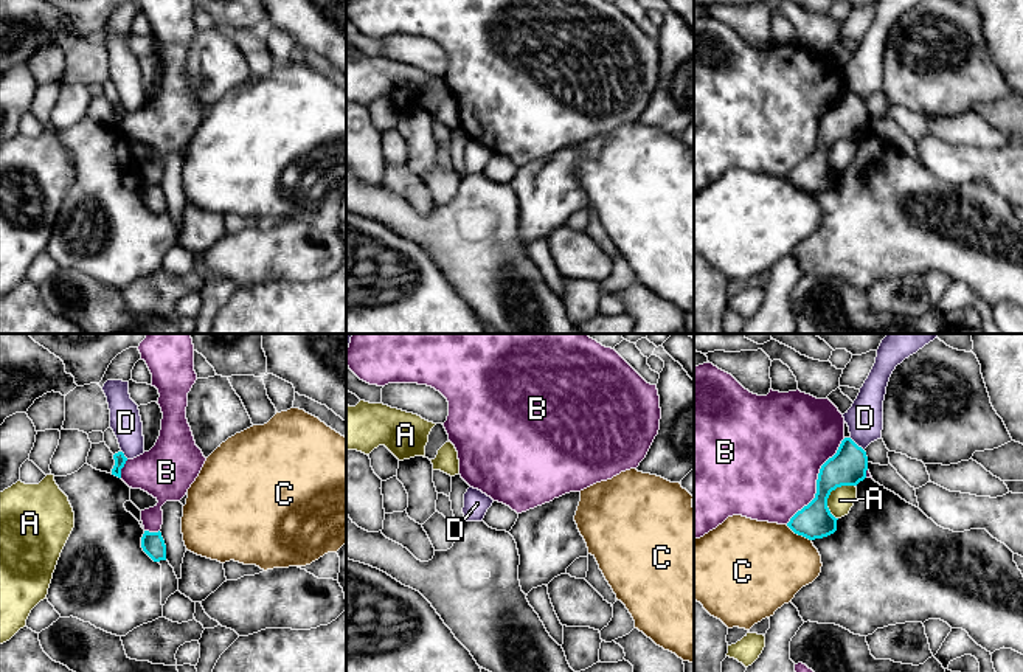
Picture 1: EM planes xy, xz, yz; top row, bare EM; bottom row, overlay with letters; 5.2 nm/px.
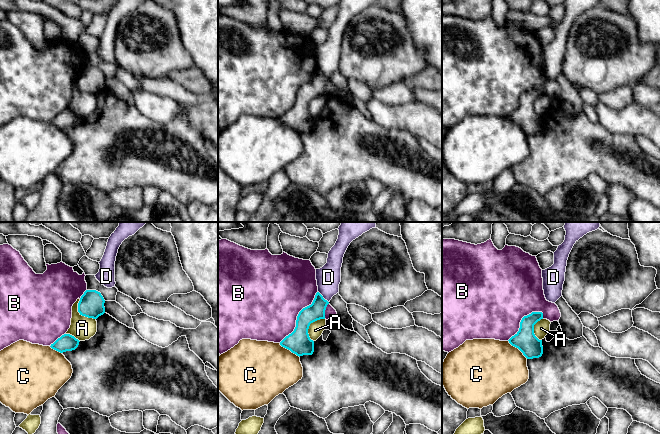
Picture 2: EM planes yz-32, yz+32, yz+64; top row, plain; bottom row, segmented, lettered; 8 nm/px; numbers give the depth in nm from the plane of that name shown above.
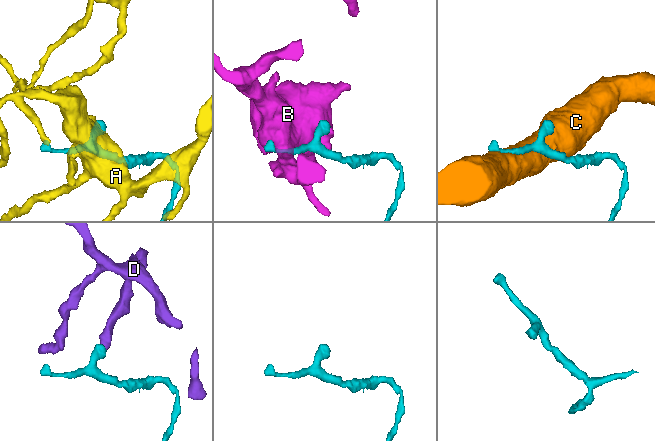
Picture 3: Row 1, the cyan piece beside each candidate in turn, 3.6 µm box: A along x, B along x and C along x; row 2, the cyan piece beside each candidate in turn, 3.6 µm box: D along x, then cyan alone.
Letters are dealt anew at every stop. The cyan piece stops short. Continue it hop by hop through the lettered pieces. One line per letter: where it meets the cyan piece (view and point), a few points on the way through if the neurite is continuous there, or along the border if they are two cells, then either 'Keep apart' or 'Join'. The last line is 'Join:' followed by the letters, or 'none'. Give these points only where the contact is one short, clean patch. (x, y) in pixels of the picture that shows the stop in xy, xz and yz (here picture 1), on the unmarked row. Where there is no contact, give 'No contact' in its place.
A: Touches cyan at yz (829, 146). Keep apart
B: Touches cyan at yz (817, 134). Keep apart
C: Touches cyan at yz (798, 187). Keep apart
D: Touches cyan at yz (856, 96). Boundary: yz (849, 89), (863, 103). Keep apart
Join: none

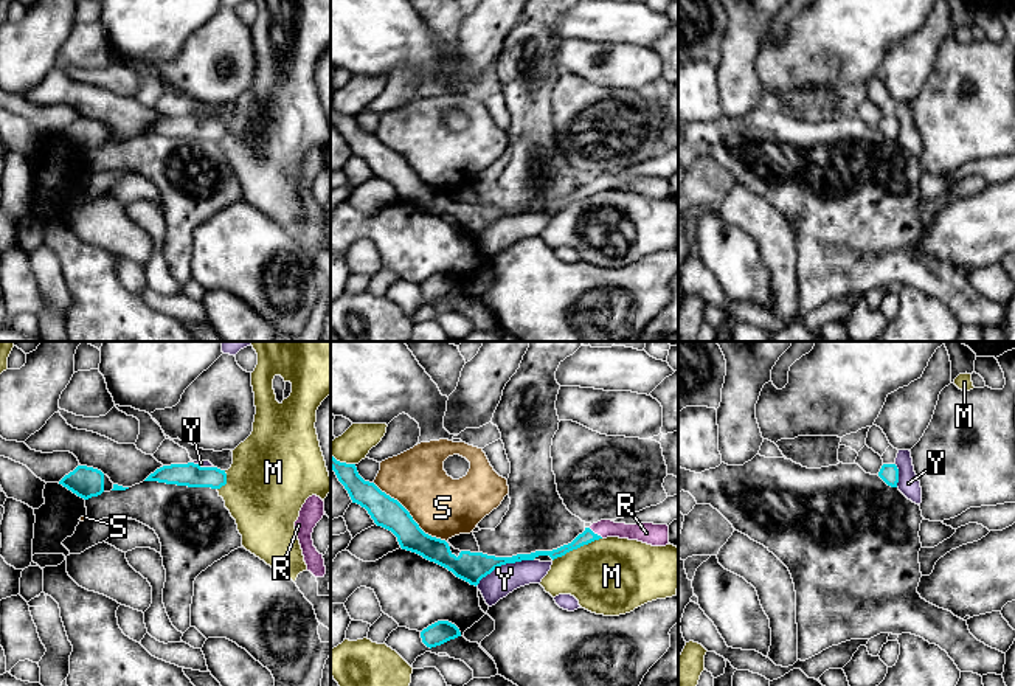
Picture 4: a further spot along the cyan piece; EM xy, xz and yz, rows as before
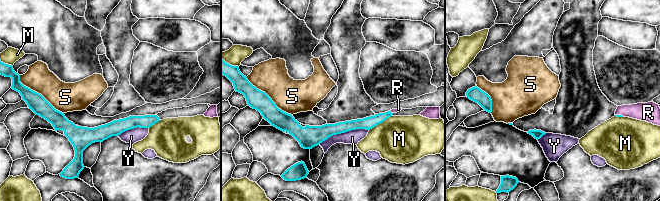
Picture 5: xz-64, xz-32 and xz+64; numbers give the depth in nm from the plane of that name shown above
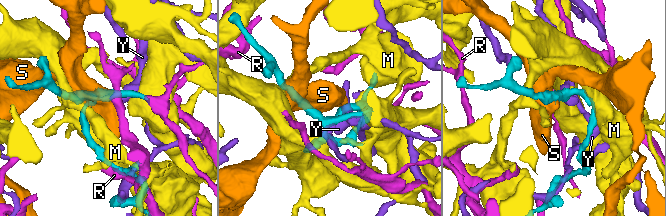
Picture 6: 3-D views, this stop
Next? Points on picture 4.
M: Touches cyan at xz (576, 200). Keep apart
R: Touches cyan at xz (596, 187). Join
S: Touches cyan at xz (410, 168). Keep apart
Y: Touches cyan at xz (503, 216). Keep apart
Join: R

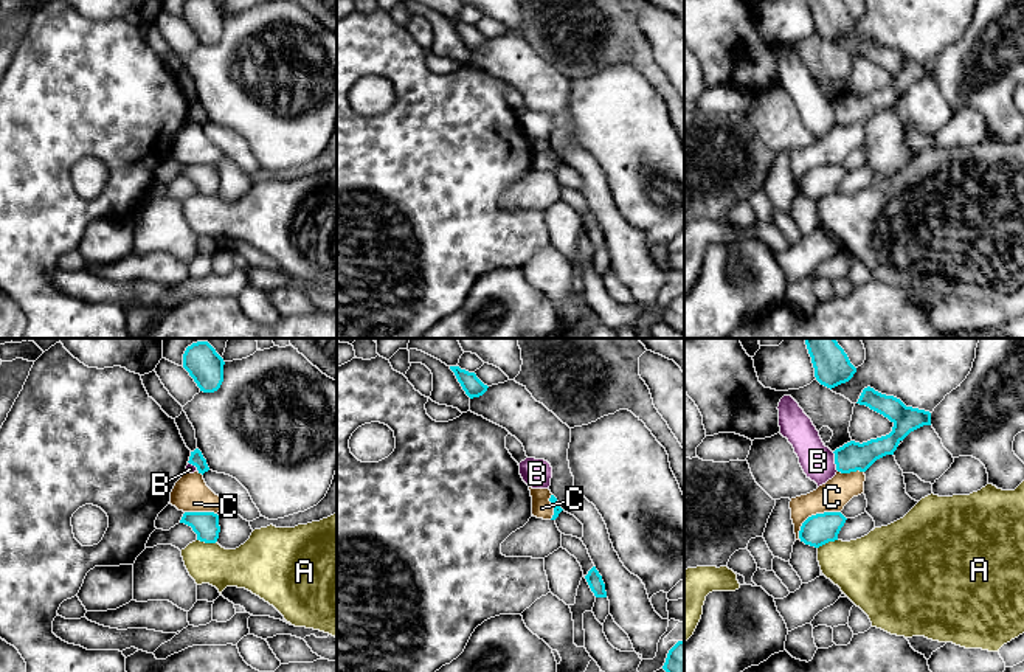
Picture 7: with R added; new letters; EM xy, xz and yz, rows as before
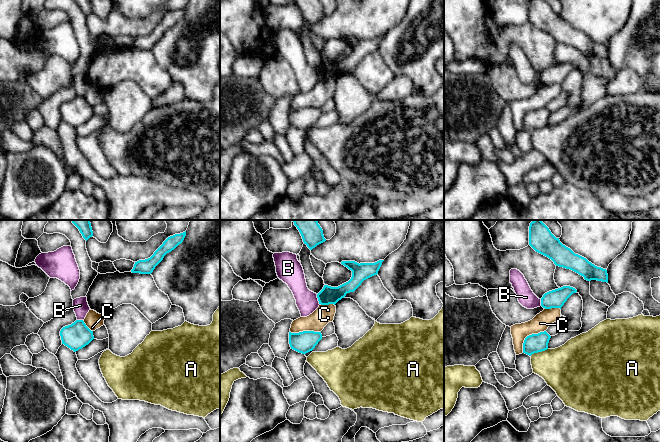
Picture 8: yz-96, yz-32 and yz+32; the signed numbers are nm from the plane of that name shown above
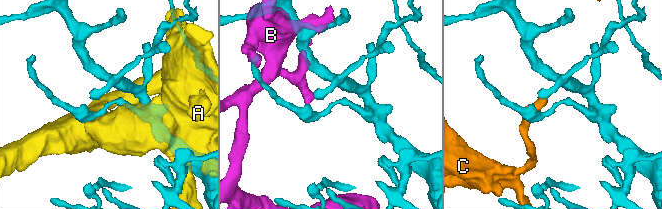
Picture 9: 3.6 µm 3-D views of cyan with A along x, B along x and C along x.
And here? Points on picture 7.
A: Touches cyan at xy (207, 194). Keep apart
B: Touches cyan at yz (835, 114). Keep apart
C: Touches cyan at yz (813, 168). Keep apart
Join: none

